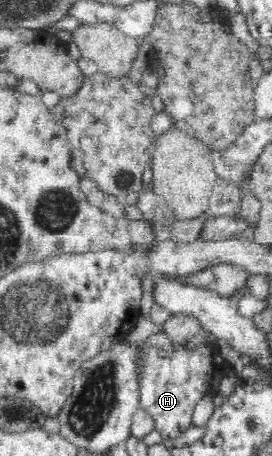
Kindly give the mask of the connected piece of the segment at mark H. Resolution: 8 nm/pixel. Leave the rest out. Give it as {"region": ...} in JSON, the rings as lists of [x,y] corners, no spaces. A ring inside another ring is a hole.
{"region":[[[149,340],[140,344],[134,366],[138,384],[138,408],[143,409],[153,419],[154,433],[164,438],[177,438],[189,427],[193,426],[193,410],[199,400],[208,394],[218,392],[221,379],[234,373],[229,361],[219,351],[220,342],[181,343],[173,350],[163,350],[150,343]]]}

